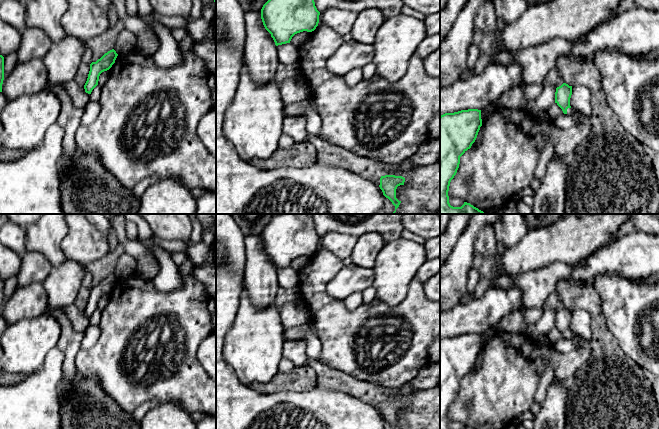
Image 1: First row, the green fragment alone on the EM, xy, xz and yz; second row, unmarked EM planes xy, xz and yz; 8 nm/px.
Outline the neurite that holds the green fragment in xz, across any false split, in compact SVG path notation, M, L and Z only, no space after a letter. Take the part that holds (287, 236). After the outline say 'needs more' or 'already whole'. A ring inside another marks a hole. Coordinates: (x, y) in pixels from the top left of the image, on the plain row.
M305 214L274 215L261 233L263 249L276 270L290 267L297 257L314 255L319 239L313 216Z; already whole

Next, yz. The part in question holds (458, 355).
M478 333L440 340L440 429L450 429L450 406L457 397L460 381L471 372L481 350L481 334Z; already whole

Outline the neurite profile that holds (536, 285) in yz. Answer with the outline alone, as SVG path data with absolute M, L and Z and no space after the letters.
M563 262L551 263L547 266L519 275L514 280L514 284L523 292L522 303L525 310L542 308L549 295L556 291L556 285L562 278L573 282L572 266Z

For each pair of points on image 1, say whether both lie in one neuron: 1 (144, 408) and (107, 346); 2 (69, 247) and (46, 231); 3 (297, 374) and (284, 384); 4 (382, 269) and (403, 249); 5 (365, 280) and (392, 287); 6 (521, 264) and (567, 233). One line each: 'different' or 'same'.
1: different
2: different
3: same
4: same
5: different
6: same

